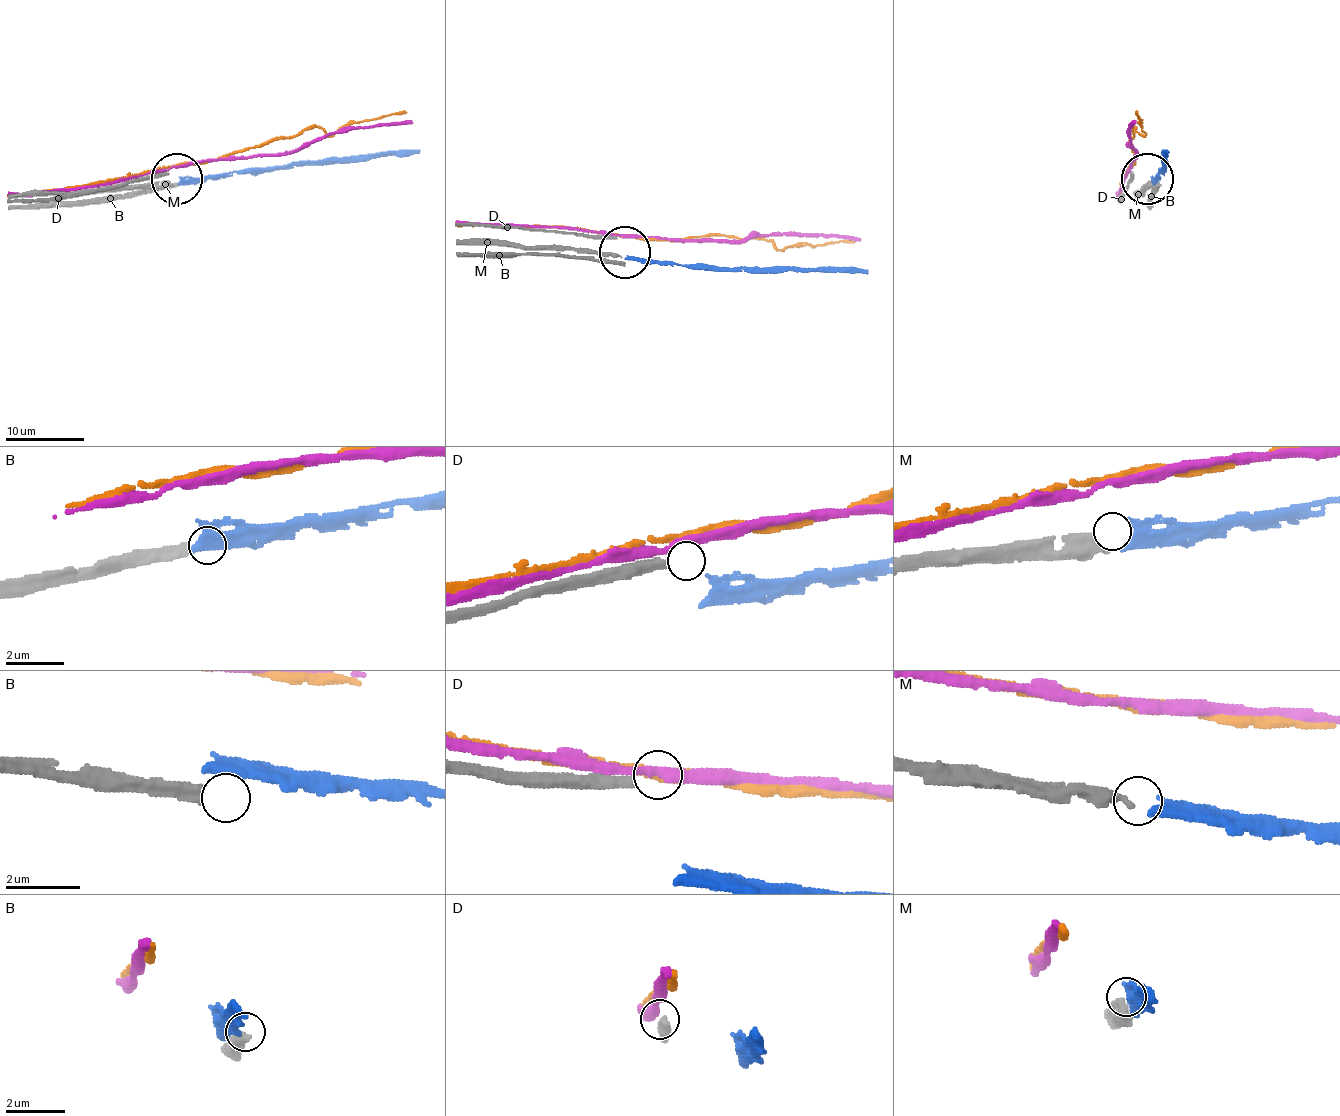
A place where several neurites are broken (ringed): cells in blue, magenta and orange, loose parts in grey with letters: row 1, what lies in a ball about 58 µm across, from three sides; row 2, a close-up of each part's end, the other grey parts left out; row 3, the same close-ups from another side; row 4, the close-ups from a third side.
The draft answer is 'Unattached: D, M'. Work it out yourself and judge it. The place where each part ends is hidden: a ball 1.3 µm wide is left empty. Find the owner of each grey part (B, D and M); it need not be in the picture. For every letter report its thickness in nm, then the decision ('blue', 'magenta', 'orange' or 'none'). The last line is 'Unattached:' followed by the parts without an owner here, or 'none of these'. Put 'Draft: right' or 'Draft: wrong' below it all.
B: calibre 400 nm; none
D: calibre 280 nm; none
M: calibre 500 nm; blue
Unattached: B, D
Draft: wrong

